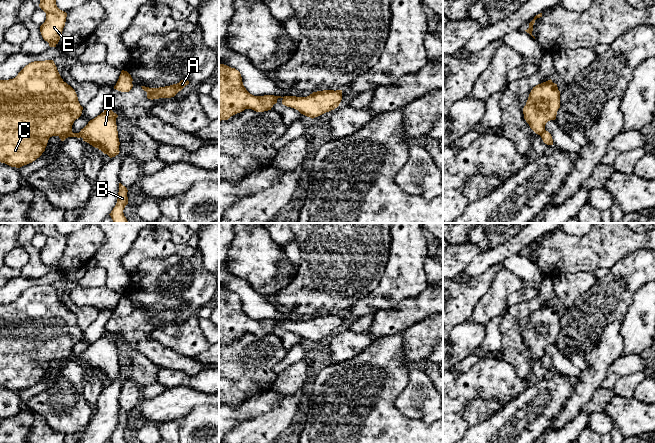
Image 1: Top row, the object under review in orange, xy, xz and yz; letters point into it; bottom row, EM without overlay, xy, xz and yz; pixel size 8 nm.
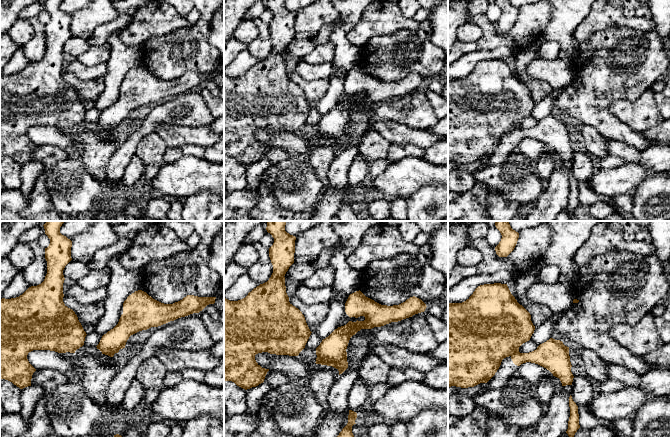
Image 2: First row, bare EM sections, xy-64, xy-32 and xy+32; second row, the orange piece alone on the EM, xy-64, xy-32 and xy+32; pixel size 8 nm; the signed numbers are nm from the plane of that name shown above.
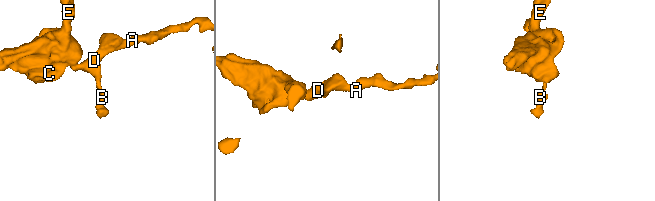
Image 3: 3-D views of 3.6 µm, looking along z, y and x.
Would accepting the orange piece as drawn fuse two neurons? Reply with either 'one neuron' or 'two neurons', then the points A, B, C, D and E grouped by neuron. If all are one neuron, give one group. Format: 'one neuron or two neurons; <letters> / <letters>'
two neurons; A B D / C E

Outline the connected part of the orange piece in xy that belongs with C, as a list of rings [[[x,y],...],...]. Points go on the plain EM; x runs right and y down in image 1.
[[[53,284],[31,286],[26,289],[15,302],[0,304],[0,386],[16,392],[32,387],[45,375],[50,361],[66,359],[72,356],[72,349],[74,345],[81,340],[82,334],[83,331],[78,325],[75,314],[63,305]]]

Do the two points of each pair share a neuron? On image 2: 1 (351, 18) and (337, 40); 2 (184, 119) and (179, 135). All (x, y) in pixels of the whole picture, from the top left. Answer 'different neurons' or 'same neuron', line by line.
1: same neuron
2: different neurons

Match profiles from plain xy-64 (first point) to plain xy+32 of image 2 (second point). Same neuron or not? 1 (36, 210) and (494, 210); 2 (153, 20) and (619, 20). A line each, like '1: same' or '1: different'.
1: same
2: same

